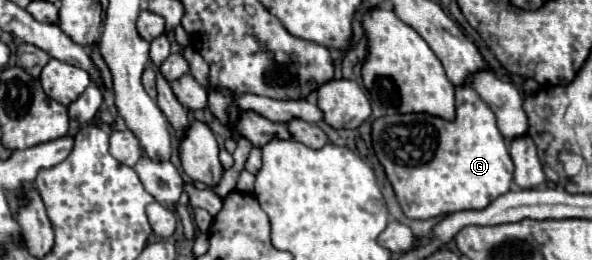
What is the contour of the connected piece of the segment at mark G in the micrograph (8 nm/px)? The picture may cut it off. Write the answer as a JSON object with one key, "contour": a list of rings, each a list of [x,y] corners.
{"contour":[[[456,88],[456,120],[446,122],[428,114],[382,116],[372,124],[372,144],[388,180],[394,186],[402,212],[414,220],[448,216],[462,210],[484,210],[494,198],[506,194],[512,186],[514,164],[506,150],[504,136],[496,126],[494,112],[480,100],[474,88]]]}

